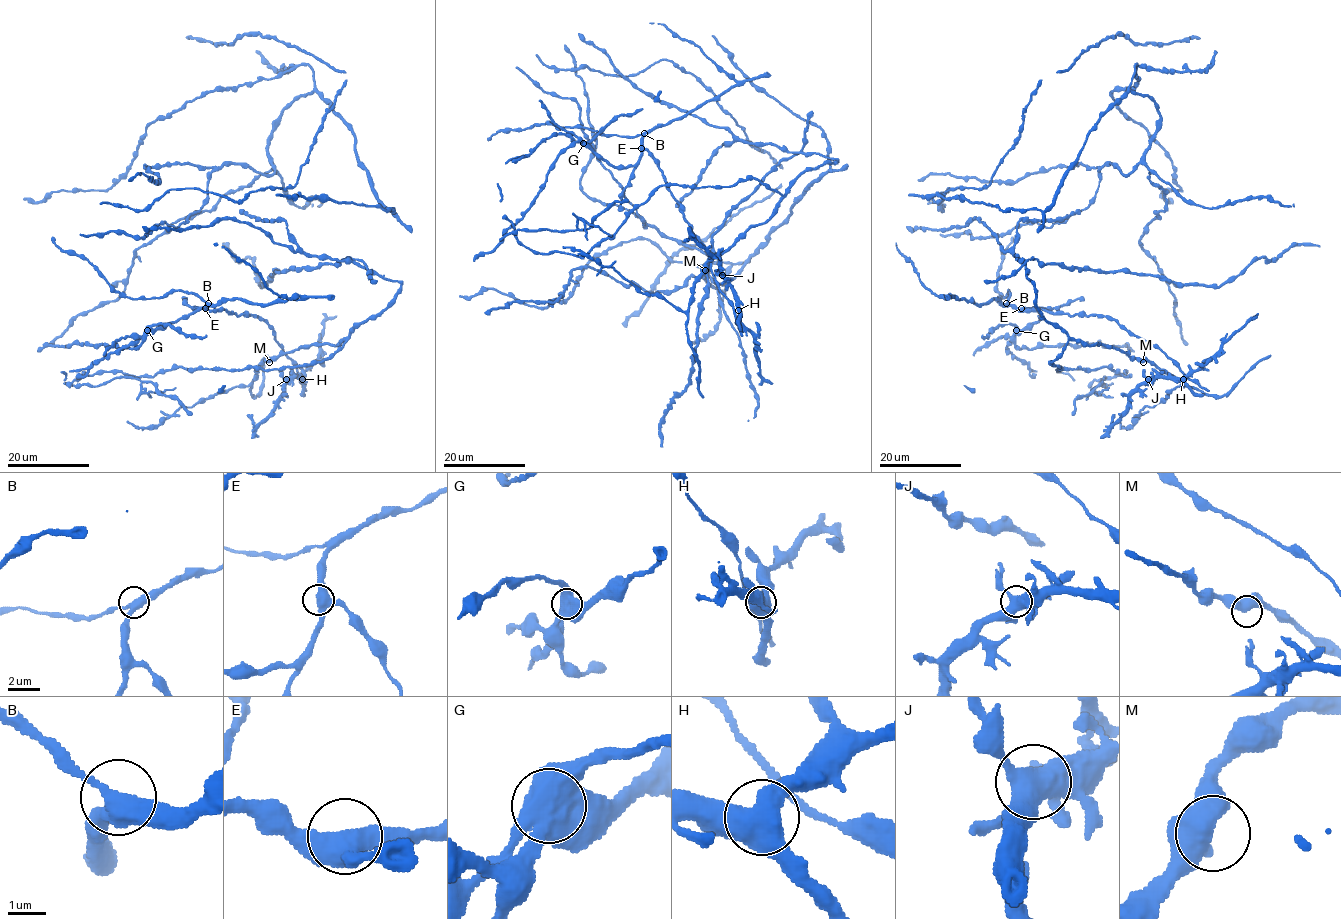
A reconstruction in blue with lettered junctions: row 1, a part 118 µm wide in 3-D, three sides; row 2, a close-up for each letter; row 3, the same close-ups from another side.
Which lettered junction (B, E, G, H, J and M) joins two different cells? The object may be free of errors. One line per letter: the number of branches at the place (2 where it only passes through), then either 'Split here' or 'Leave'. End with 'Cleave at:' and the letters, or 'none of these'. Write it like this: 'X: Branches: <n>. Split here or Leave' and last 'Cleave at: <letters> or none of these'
B: Branches: 3. Leave
E: Branches: 3. Leave
G: Branches: 3. Split here
H: Branches: 3. Leave
J: Branches: 3. Leave
M: Branches: 3. Leave
Cleave at: G

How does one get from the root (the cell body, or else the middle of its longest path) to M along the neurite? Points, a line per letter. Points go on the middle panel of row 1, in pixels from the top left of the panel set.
M: (717, 149), (742, 140), (837, 161), (805, 170), (772, 215), (716, 253), (705, 270)

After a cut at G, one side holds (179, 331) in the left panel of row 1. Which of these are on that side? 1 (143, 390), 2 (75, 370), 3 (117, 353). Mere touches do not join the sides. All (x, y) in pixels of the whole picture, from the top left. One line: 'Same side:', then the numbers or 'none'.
Same side: 1, 2, 3

